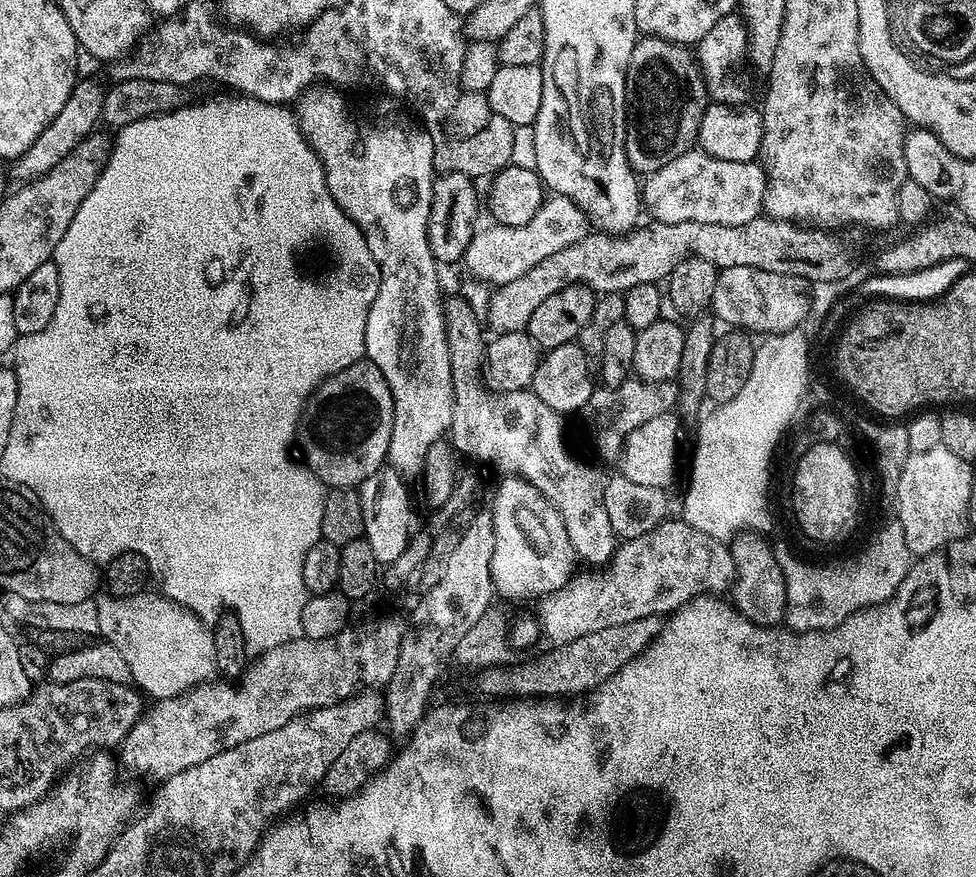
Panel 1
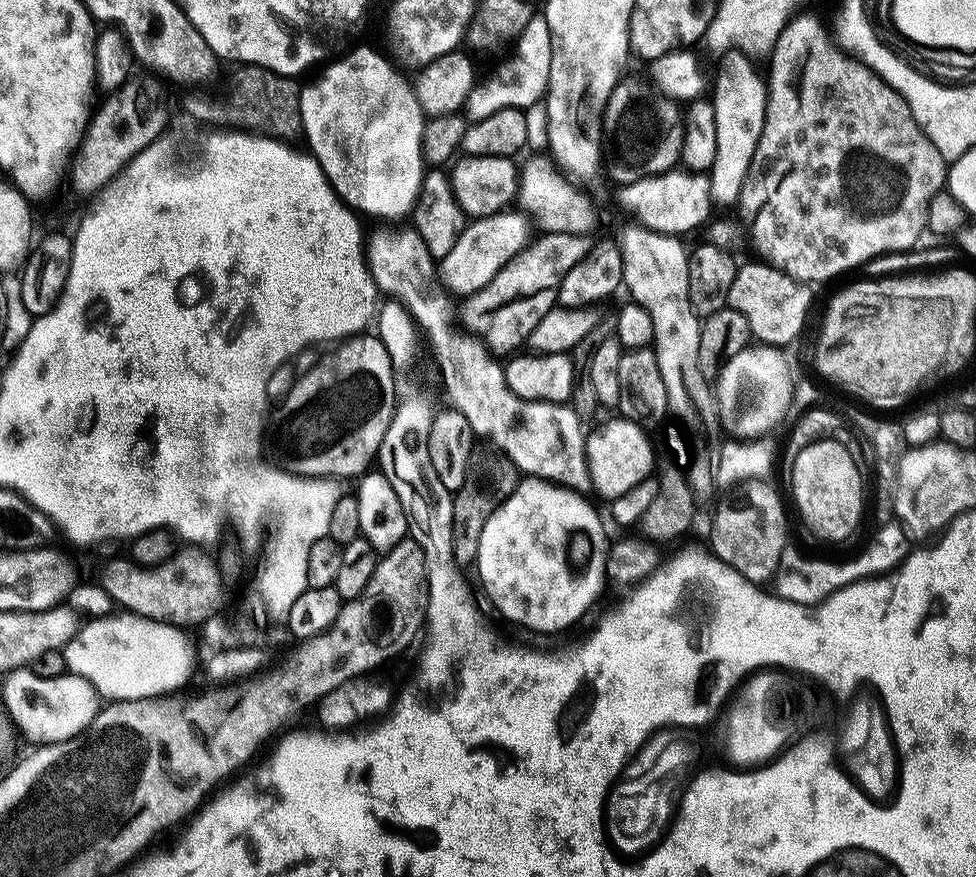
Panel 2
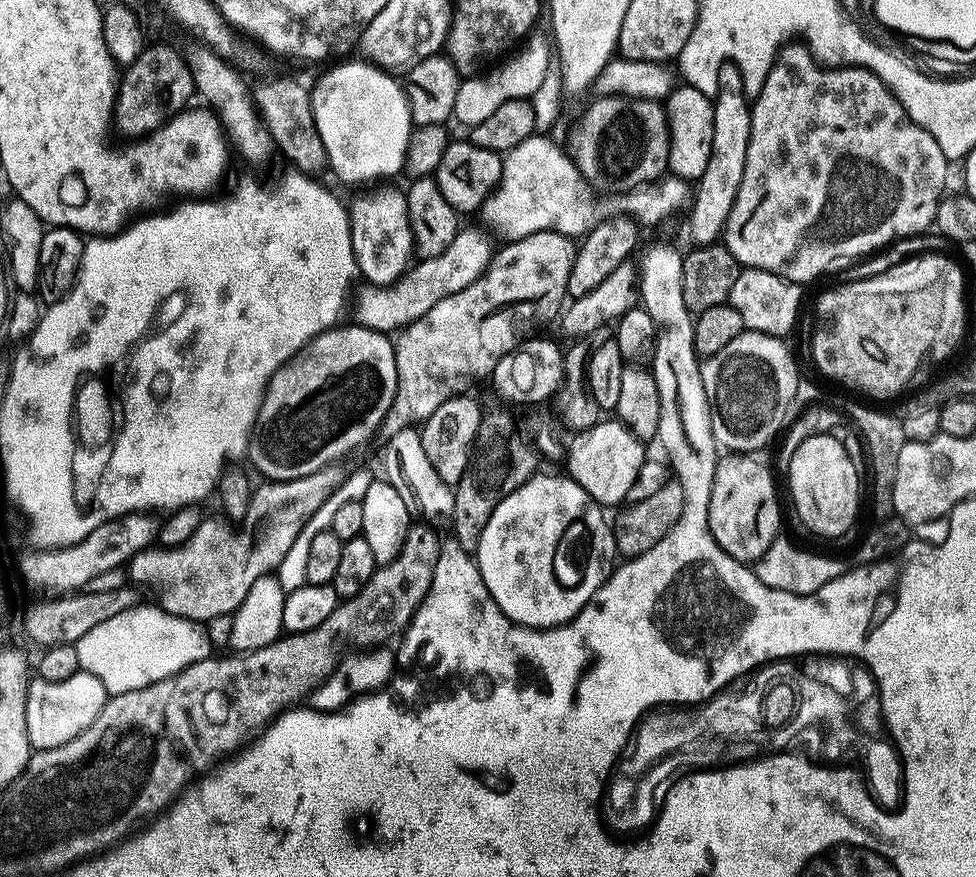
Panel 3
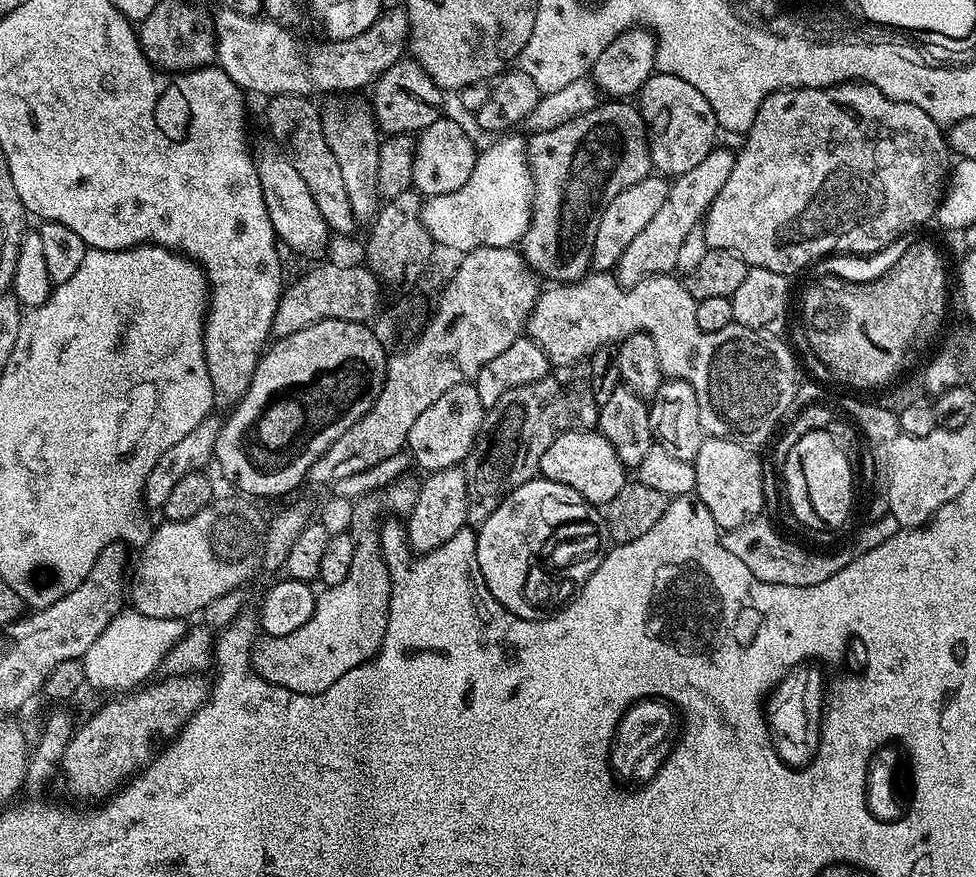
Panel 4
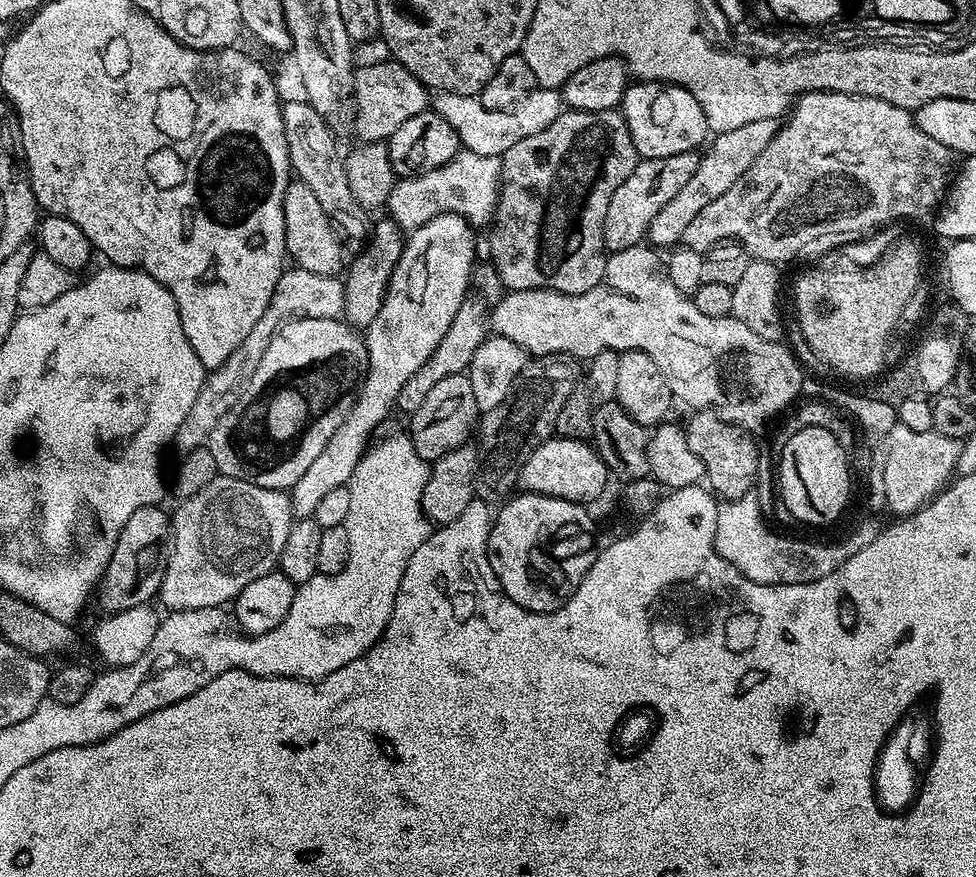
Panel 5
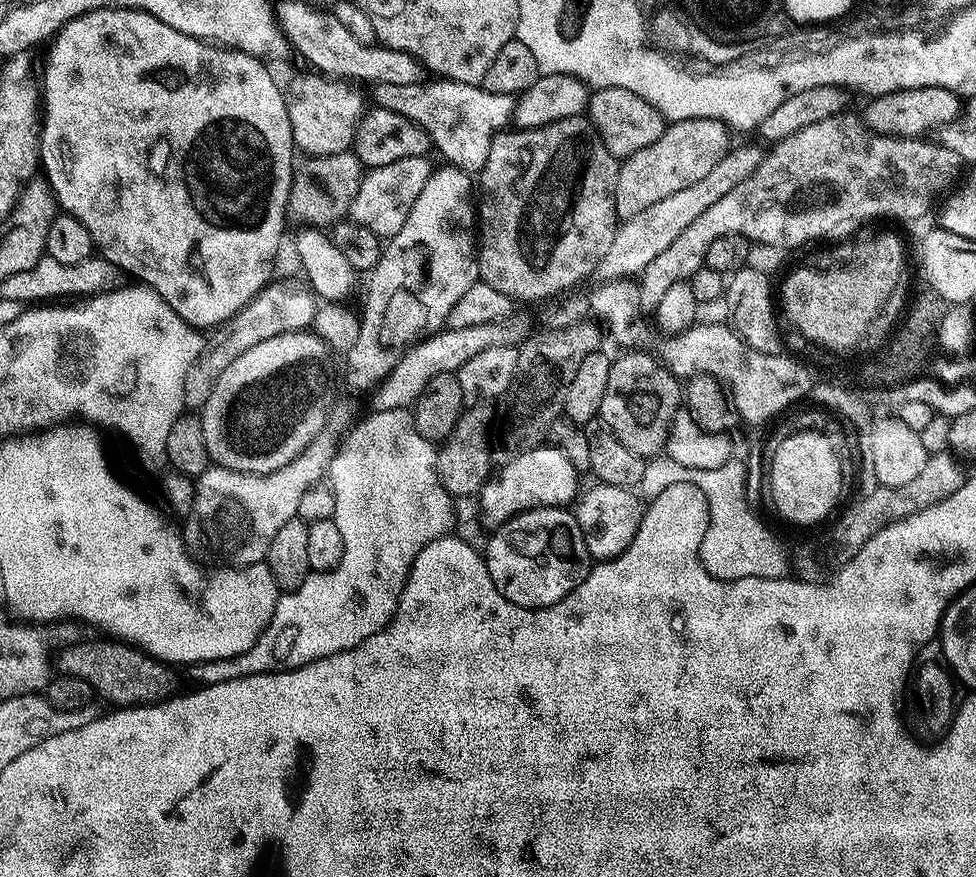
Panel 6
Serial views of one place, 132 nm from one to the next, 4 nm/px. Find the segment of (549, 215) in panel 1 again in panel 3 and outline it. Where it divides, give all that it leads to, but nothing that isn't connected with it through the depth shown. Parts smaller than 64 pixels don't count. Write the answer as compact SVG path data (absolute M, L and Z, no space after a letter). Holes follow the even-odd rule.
M467 228L457 232L454 242L450 242L450 246L442 250L442 254L413 263L392 284L365 283L364 288L356 292L356 305L352 308L356 315L355 323L361 328L372 328L376 332L395 333L405 324L422 318L422 314L426 314L426 310L430 310L430 306L434 306L442 298L477 280L492 261L494 247L492 248L491 242L482 233L474 228Z

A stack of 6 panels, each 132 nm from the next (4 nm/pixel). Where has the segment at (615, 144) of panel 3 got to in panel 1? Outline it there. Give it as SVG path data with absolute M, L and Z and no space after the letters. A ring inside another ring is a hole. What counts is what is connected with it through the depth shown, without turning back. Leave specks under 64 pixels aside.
M657 36L637 39L624 74L624 152L633 172L651 174L662 170L697 143L706 107L704 87L697 61L685 45Z

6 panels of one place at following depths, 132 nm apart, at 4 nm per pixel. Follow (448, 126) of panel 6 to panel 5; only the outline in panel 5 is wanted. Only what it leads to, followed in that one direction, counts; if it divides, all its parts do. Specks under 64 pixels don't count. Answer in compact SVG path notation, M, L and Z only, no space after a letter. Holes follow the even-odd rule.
M539 86L508 111L488 110L475 96L439 92L434 98L435 112L453 126L461 145L467 151L482 154L483 157L500 157L515 143L538 134L539 130L546 130L560 116L563 108L563 97L557 89Z

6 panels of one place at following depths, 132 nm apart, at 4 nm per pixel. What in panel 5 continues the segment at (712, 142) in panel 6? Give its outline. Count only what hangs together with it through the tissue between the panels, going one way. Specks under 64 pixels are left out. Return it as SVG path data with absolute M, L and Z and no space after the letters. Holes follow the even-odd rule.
M699 151L670 154L670 158L650 158L640 160L634 166L630 178L614 190L614 198L610 198L610 206L606 210L604 223L604 246L609 253L626 250L630 246L641 243L647 237L650 222L654 222L654 214L690 182L694 170L698 170Z

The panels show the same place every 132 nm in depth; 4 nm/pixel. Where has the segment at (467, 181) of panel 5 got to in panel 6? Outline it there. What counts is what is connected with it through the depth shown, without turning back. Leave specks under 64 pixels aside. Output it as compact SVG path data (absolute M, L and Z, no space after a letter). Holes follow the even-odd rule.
M415 156L390 162L390 166L367 169L360 179L358 194L354 196L350 209L351 219L355 223L364 224L366 230L381 238L398 234L398 230L402 230L406 222L406 214L410 214L410 206L414 206L418 194L422 194L422 188L432 177L434 165L430 161L428 156Z

